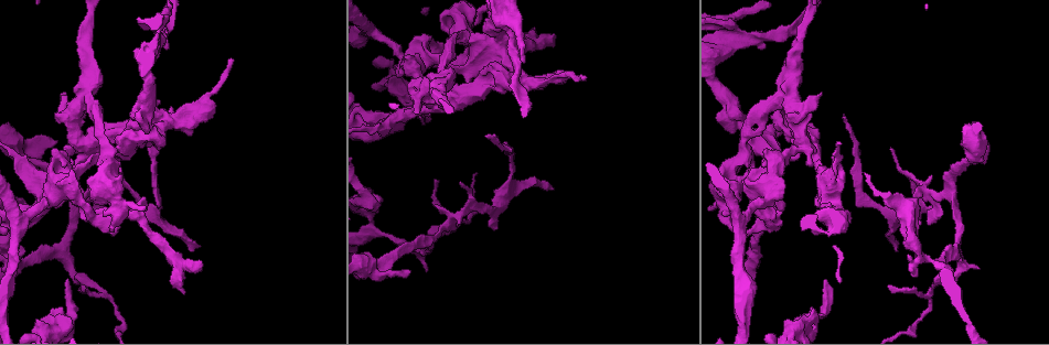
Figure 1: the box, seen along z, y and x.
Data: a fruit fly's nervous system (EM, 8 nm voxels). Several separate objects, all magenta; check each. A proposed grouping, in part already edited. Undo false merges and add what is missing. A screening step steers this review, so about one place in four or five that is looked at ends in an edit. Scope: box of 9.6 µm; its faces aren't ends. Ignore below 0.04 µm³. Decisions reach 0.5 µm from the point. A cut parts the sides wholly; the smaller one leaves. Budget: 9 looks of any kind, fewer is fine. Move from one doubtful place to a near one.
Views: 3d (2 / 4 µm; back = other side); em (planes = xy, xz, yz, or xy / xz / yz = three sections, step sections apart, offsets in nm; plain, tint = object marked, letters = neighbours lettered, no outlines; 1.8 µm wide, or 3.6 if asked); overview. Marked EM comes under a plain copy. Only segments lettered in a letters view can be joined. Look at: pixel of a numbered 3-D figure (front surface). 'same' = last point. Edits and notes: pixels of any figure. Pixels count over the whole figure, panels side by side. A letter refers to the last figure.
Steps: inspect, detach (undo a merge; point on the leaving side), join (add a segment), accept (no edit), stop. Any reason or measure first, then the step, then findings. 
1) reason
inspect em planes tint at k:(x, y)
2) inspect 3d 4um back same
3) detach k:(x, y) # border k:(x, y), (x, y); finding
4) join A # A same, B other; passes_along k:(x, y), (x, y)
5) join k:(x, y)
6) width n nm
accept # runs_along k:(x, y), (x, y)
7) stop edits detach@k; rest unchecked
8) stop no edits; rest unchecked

inspect 3d 2um at 1:(199, 247)

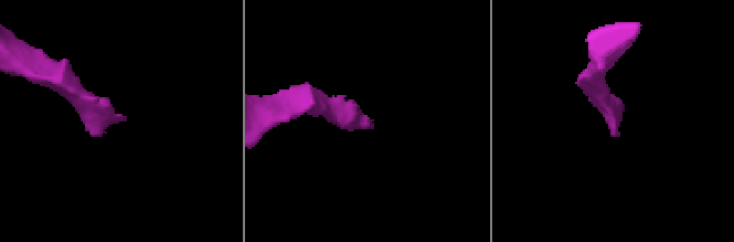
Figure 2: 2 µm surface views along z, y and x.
inspect em planes letters at 2:(369, 122)

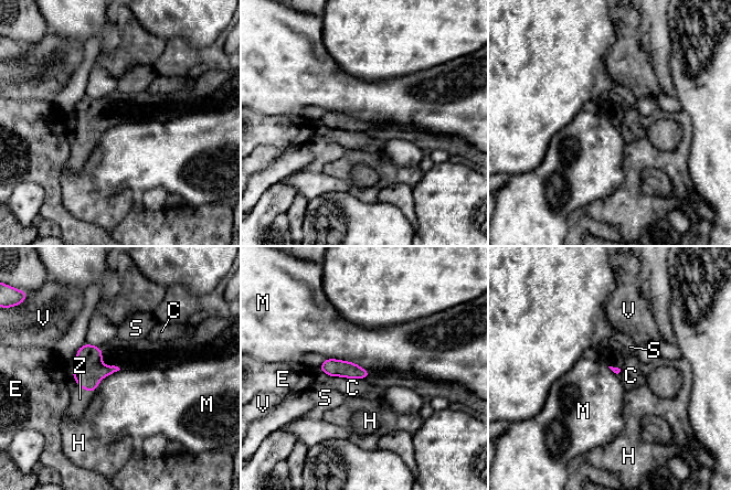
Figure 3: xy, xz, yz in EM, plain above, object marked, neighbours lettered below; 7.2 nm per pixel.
join Z # C other, E other, H other, M other, S other, V other, Z same; passes_along 3:(88, 370), (85, 390), (80, 398); it goes on there

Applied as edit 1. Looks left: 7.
inspect overview

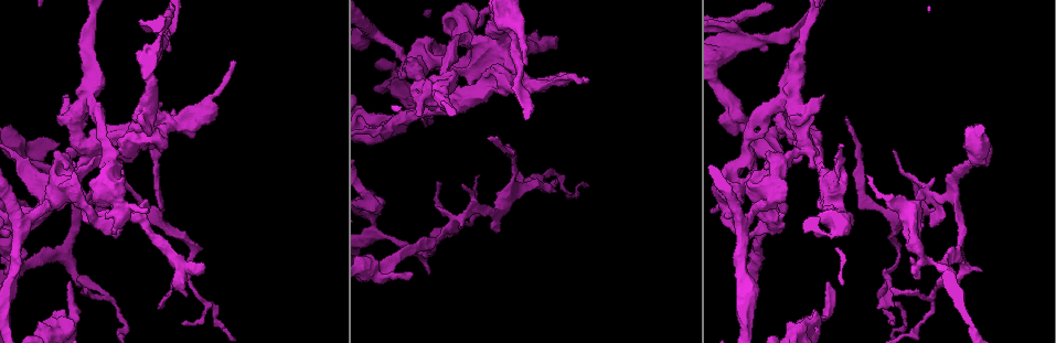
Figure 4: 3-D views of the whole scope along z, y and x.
inspect 3d 4um at 4:(401, 117)

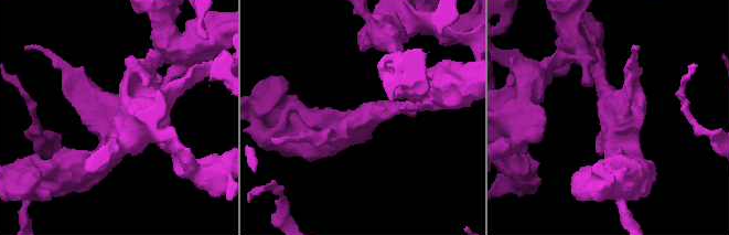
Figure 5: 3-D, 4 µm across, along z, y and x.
shape alone is not enough
inspect em planes letters at 5:(609, 111)

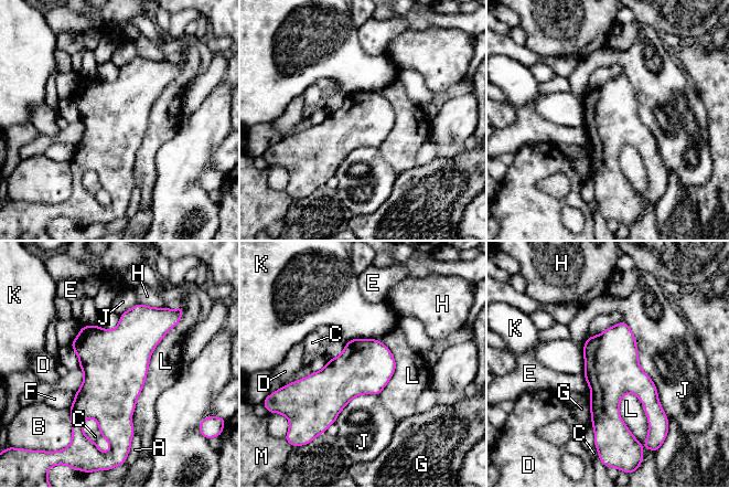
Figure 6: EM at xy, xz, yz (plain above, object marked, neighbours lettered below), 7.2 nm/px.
accept # A other, B other, C other, D other, E other, F other, G other, H other, J other, K other, L other, M other; border 6:(375, 338), (353, 338), (347, 341); all the same neuron

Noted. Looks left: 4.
free end
inspect 3d 4um at 4:(88, 197)

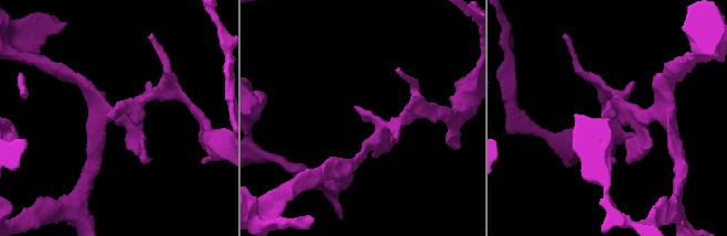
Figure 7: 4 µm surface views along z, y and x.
inspect em xy step 8 letters at 7:(601, 114)

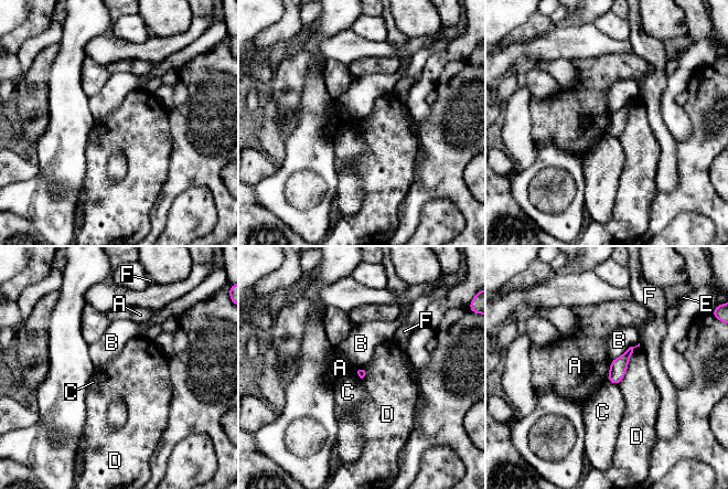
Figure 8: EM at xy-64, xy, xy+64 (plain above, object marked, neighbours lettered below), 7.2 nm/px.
cut it another way
inspect em planes letters same

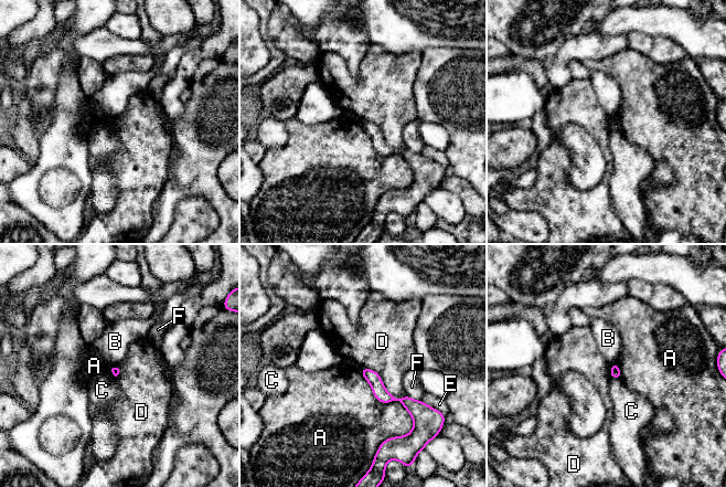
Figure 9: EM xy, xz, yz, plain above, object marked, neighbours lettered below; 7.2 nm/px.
accept # A other, B other, C other, D other, E other, F other; runs_along 9:(364, 371), (388, 398), (414, 410); no lettered segment goes on from it

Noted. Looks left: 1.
touches itself
inspect em planes letters at 4:(165, 128)

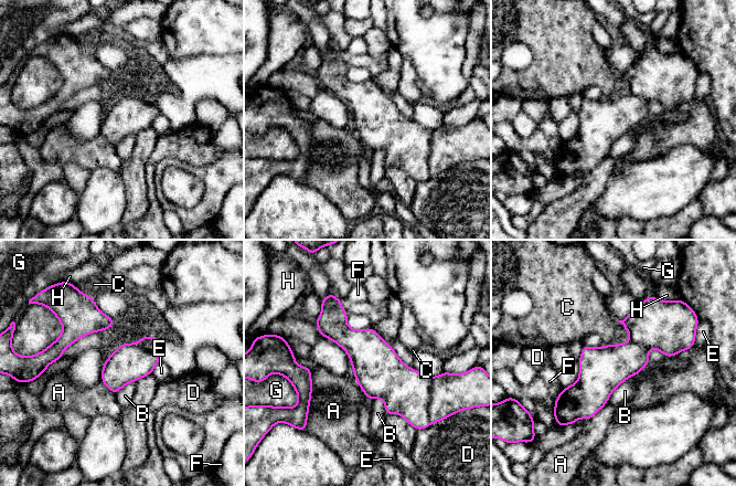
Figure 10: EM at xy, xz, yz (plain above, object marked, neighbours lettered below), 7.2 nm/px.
detach 10:(449, 393) # A other, B other, C other, D other, E other, F other, G other, H other; border 10:(433, 379), (427, 411); a second neuron is stuck on

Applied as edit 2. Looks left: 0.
stop edits join@3, detach@10; rest unchecked

